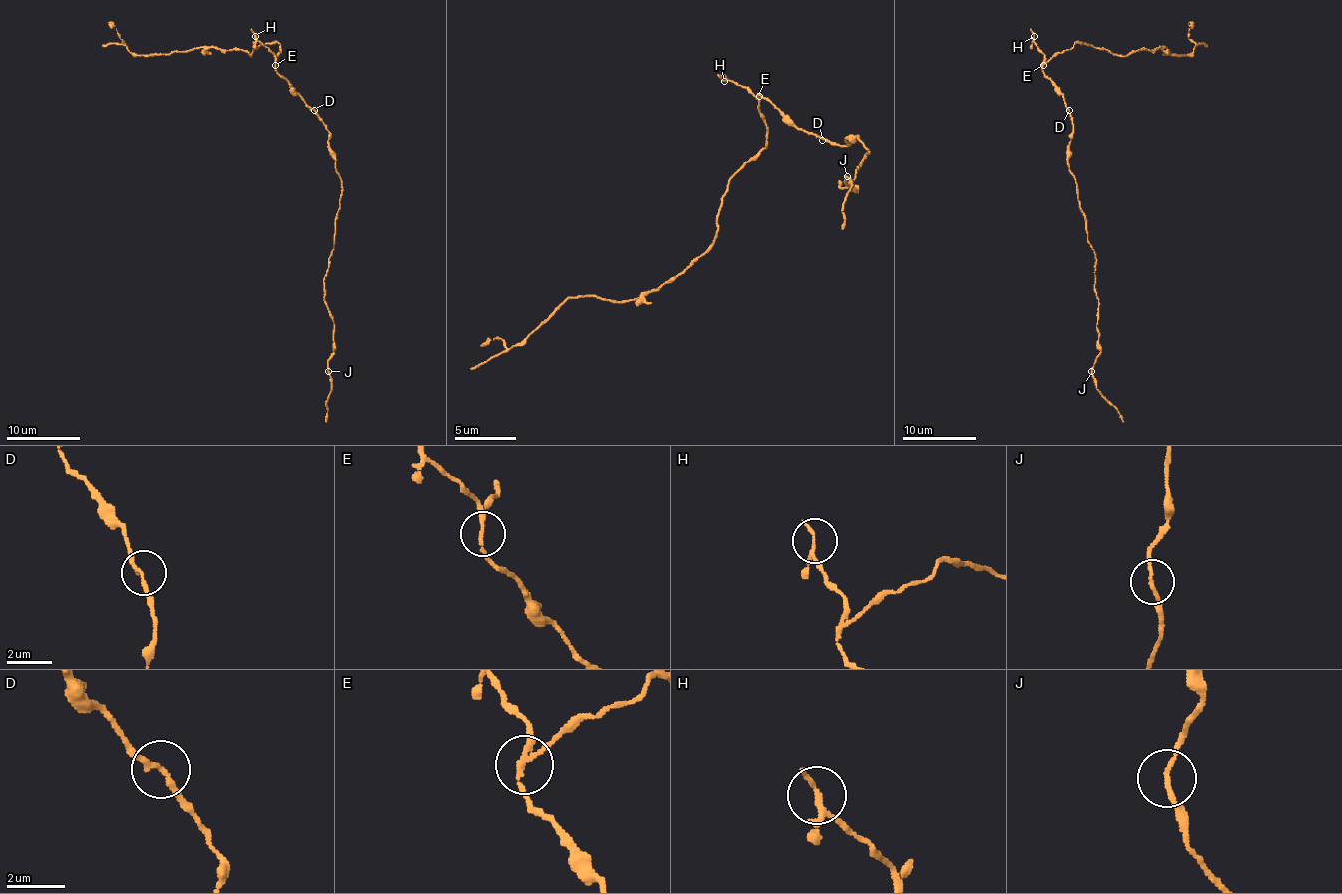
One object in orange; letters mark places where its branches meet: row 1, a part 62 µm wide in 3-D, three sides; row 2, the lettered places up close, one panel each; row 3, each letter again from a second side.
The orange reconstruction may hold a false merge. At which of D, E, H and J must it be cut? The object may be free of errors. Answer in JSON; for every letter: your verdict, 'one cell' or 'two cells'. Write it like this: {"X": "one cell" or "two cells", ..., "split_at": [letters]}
{"D": "one cell", "E": "two cells", "H": "one cell", "J": "one cell", "split_at": ["E"]}

